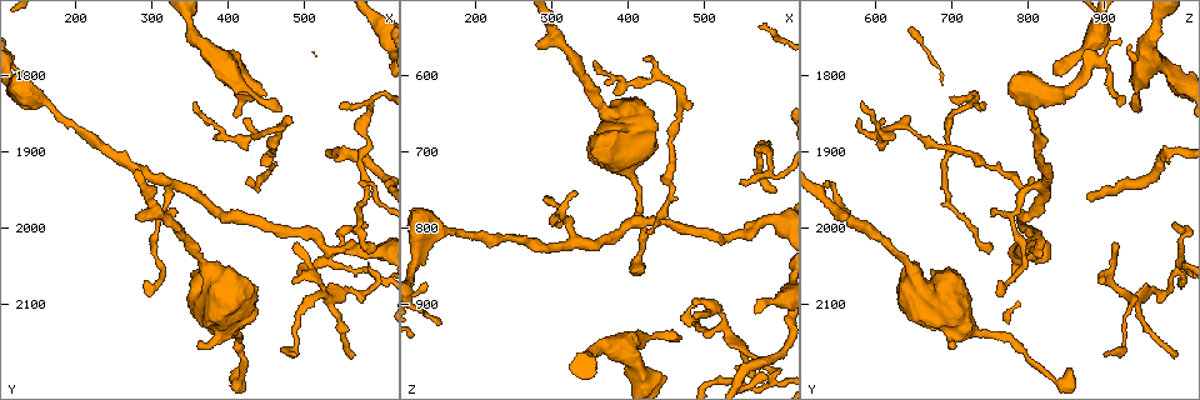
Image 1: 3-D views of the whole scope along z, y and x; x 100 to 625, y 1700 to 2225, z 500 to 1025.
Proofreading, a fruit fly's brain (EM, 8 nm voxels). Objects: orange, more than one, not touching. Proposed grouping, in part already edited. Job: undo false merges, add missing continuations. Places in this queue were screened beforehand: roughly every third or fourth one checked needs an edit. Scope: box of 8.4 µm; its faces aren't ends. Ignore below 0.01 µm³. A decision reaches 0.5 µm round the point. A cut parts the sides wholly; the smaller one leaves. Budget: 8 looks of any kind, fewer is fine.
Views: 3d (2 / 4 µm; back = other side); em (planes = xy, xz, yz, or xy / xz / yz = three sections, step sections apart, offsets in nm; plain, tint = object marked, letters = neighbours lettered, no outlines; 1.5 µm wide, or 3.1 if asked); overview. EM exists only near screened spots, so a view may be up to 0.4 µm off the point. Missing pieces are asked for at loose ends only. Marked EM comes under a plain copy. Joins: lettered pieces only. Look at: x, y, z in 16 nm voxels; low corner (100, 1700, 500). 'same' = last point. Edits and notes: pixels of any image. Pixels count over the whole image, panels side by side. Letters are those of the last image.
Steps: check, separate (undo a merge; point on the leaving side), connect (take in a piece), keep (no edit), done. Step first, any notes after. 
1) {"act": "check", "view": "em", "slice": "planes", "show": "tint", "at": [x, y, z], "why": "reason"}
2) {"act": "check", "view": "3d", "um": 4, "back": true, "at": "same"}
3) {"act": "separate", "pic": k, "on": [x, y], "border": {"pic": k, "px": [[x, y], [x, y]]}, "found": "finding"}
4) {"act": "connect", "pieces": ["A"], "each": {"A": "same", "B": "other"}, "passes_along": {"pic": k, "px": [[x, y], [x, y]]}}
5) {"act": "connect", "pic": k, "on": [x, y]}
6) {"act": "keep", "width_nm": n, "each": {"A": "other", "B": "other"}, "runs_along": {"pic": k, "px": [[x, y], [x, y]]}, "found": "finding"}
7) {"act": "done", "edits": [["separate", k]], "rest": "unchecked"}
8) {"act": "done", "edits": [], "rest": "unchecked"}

{"act": "check", "view": "em", "slice": "xy", "step": 4, "show": "letters", "at": [580, 1990, 1000], "why": "tapers out"}

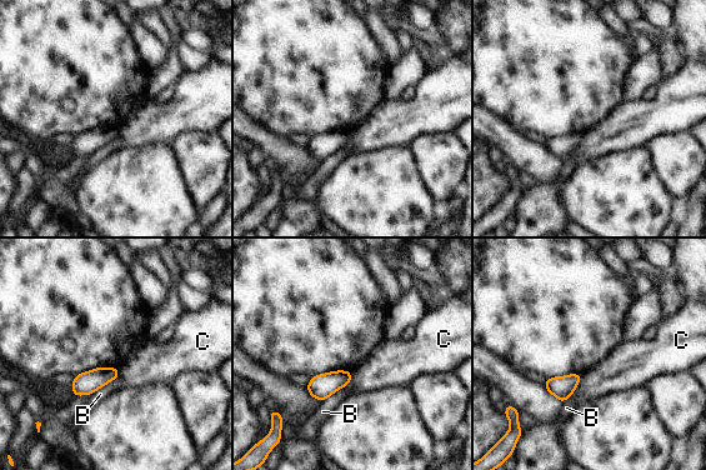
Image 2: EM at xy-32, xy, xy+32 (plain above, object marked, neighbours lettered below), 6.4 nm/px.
{"act": "keep", "each": {"B": "other", "C": "other"}, "found": "none of them fits"}

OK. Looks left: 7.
{"act": "check", "view": "3d", "um": 2, "at": [330, 1980, 750], "why": "free end"}

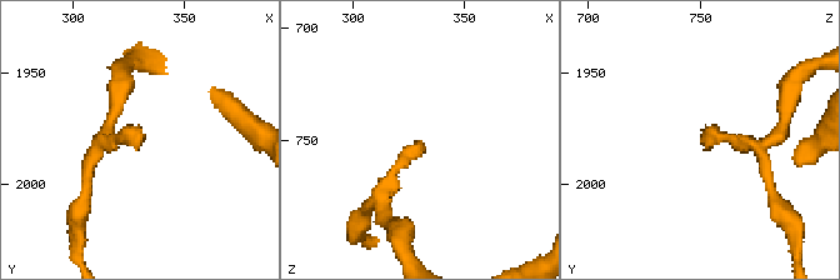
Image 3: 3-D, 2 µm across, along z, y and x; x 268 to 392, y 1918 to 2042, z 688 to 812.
{"act": "check", "view": "em", "slice": "yz", "step": 8, "show": "letters", "at": [330, 1980, 751], "why": "now the EM"}

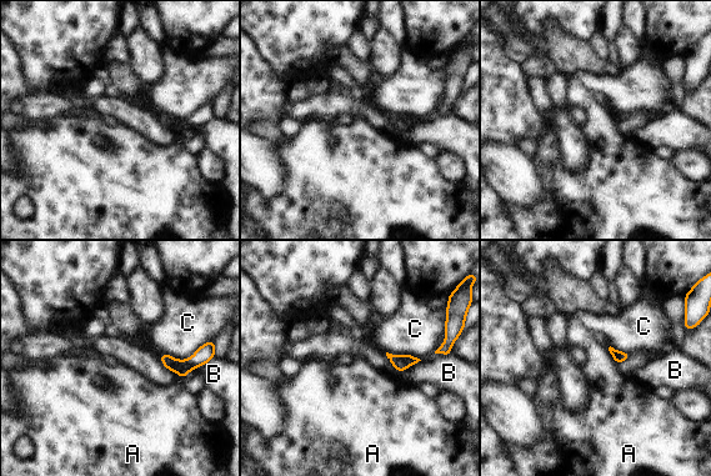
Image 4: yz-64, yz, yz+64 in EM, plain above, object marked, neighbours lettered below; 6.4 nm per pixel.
{"act": "keep", "longest_contact_nm": ["C", 240], "each": {"A": "other", "B": "other", "C": "other"}, "border": {"pic": 4, "px": [[421, 360], [400, 372]]}, "found": "none of them fits"}

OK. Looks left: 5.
{"act": "check", "view": "3d", "um": 2, "at": [485, 2025, 910], "why": "an open end"}

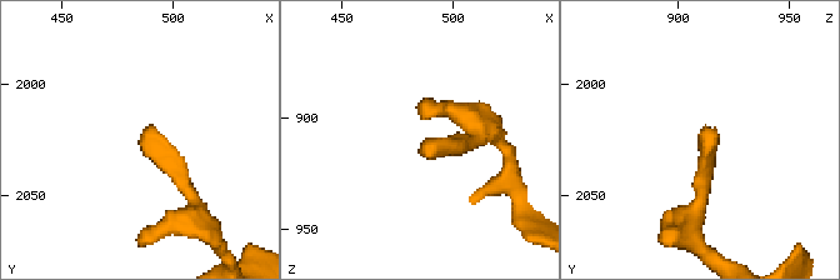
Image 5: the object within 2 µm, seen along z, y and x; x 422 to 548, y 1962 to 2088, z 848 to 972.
{"act": "check", "view": "em", "slice": "planes", "show": "letters", "at": [486, 2023, 915], "why": "need the tissue"}

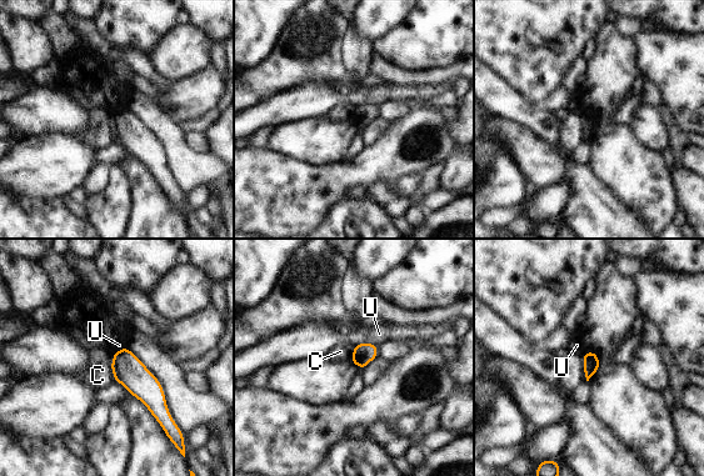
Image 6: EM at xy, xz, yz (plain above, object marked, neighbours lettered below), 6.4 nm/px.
{"act": "keep", "each": {"C": "other", "U": "other"}, "border": {"pic": 6, "px": [[114, 354], [111, 364], [113, 376]]}, "found": "none of them fits"}

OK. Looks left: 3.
{"act": "done", "edits": [], "rest": "unchecked"}

